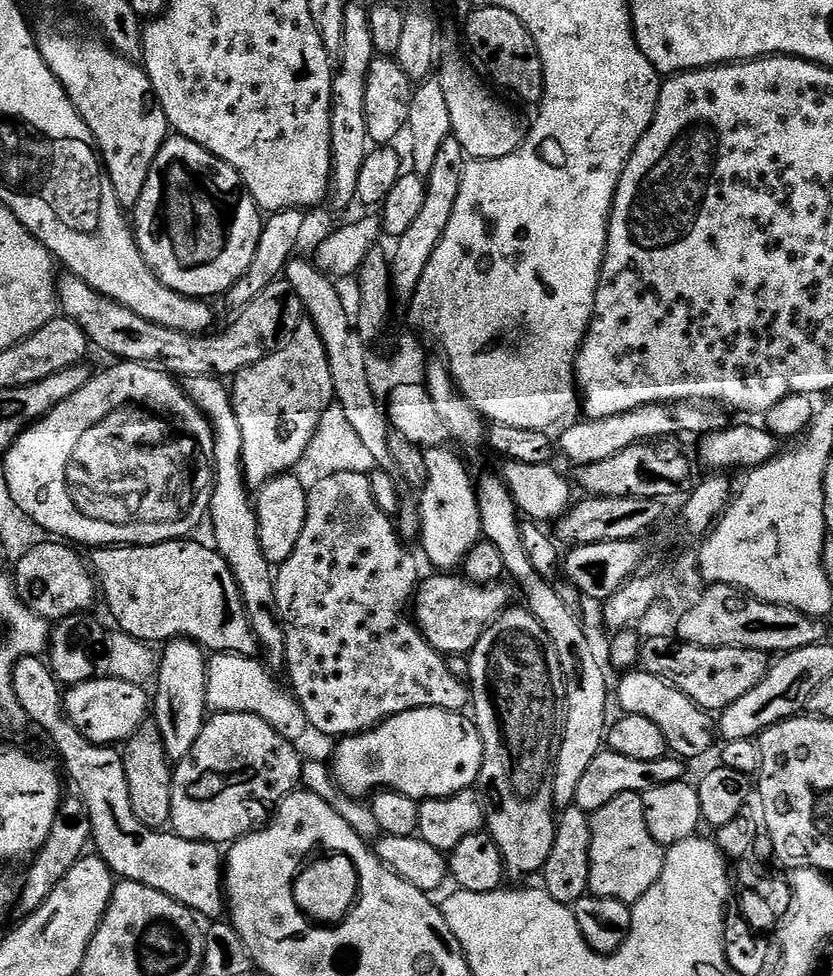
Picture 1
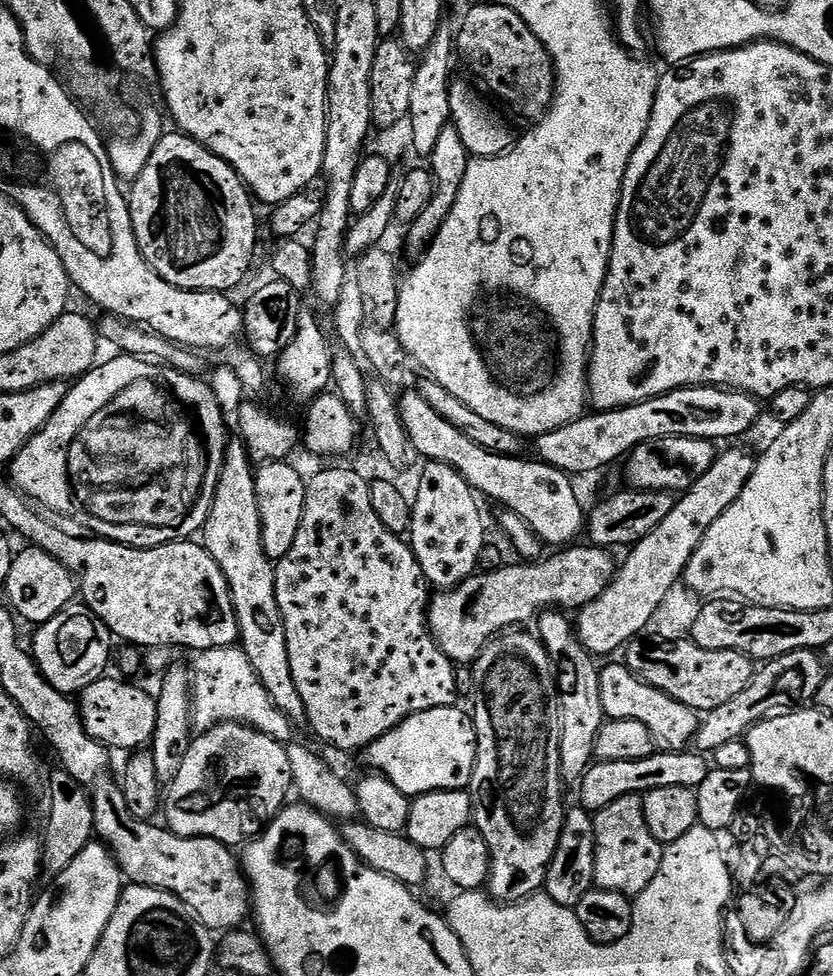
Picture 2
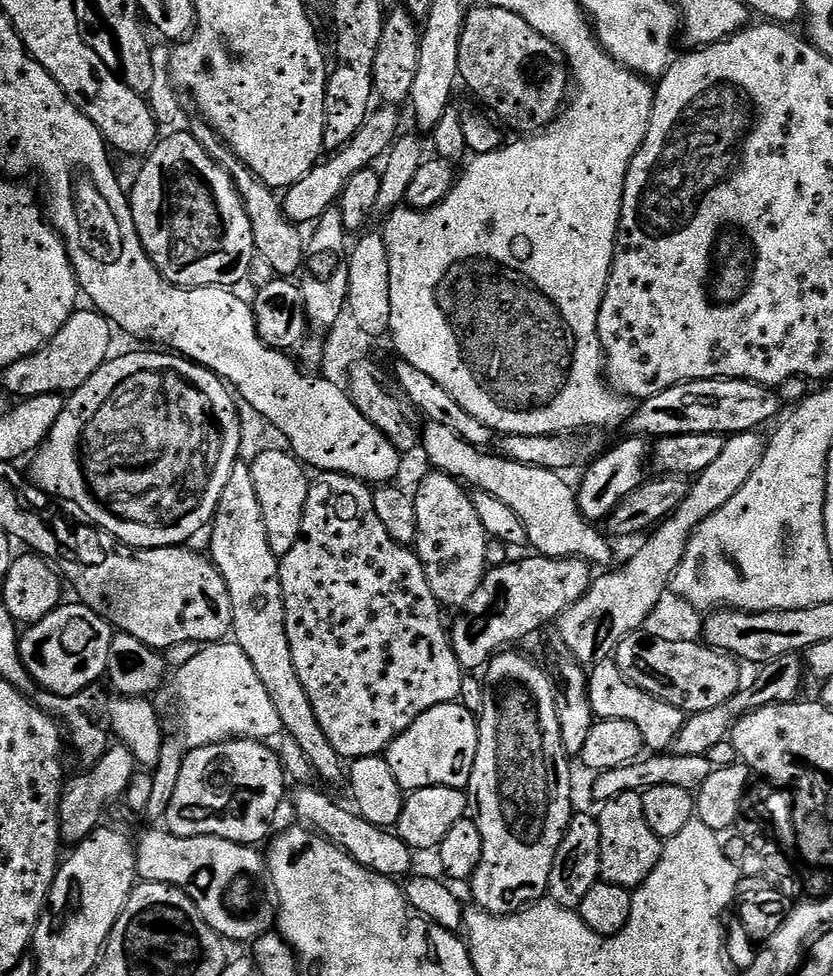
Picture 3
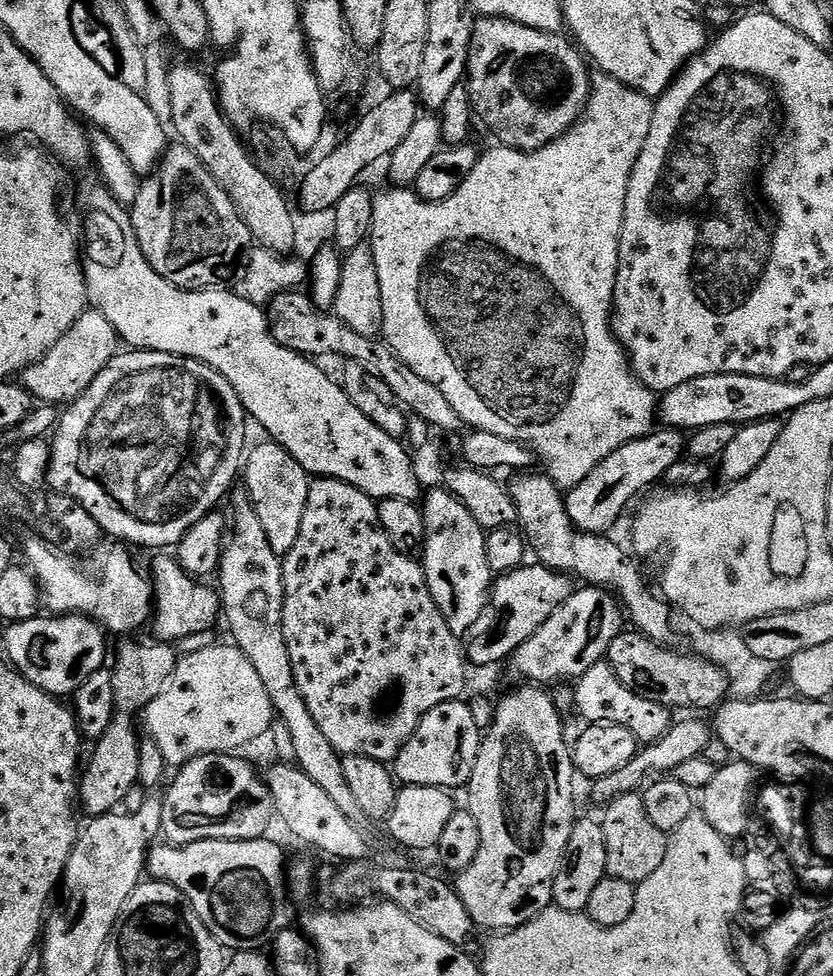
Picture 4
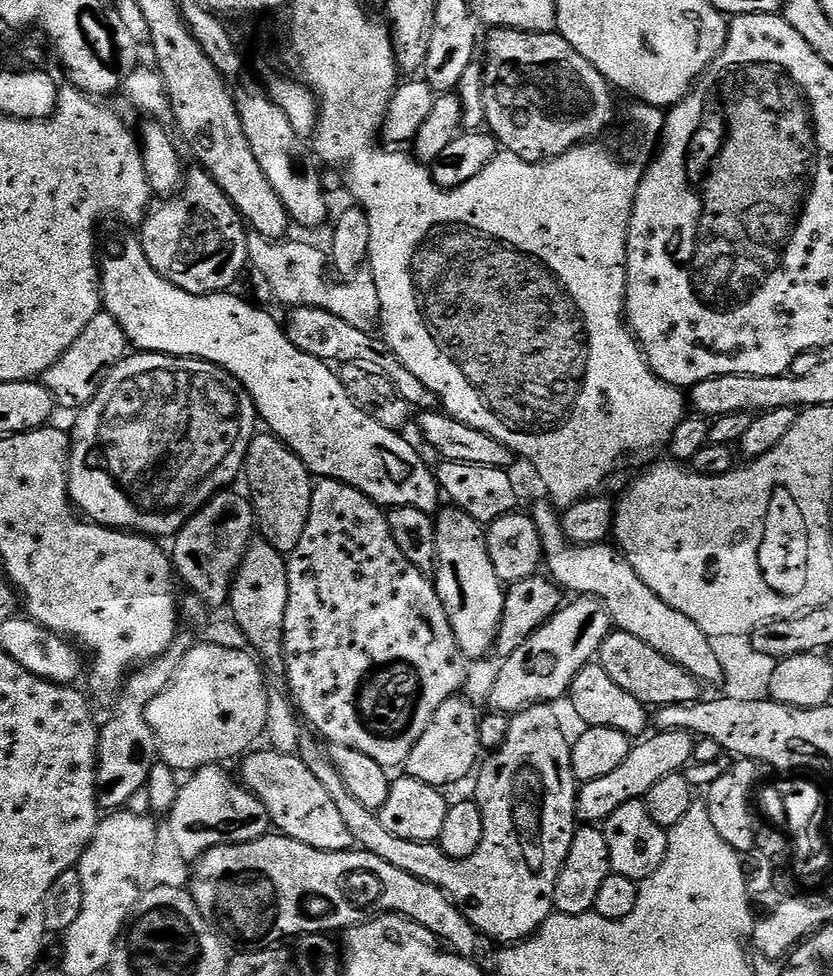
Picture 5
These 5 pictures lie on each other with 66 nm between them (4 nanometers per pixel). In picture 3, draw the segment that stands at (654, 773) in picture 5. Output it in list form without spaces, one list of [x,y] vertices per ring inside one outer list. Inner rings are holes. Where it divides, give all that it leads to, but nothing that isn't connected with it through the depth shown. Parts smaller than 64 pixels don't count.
[[[796,654],[783,656],[763,665],[752,683],[741,687],[740,691],[734,694],[734,698],[722,702],[722,706],[714,706],[714,710],[691,713],[685,719],[684,726],[674,745],[675,755],[707,756],[710,750],[714,750],[714,746],[718,746],[718,742],[731,737],[733,726],[746,714],[757,712],[759,708],[765,708],[771,704],[791,704],[799,701],[804,676],[806,677],[805,661]]]

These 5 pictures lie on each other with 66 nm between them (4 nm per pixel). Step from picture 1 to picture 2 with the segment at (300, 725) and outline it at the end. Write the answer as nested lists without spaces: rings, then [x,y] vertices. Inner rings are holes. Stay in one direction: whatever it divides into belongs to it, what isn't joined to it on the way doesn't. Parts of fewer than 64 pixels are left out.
[[[243,647],[206,650],[196,660],[196,666],[192,668],[193,717],[199,731],[208,731],[219,724],[247,724],[249,728],[257,728],[262,734],[274,738],[279,744],[287,745],[293,739],[293,724],[286,718],[286,714],[282,714],[282,710],[278,710],[278,706],[274,706],[270,694],[266,694],[266,686],[262,686],[258,674],[254,674],[254,666],[250,666],[250,658],[246,658]]]

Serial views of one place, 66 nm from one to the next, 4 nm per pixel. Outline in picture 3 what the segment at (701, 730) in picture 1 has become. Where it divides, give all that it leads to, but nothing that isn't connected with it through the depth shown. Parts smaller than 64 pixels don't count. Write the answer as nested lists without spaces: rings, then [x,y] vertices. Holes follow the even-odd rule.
[[[612,658],[591,665],[588,672],[588,697],[596,720],[619,718],[621,722],[634,722],[634,726],[638,726],[642,733],[645,749],[652,754],[667,753],[675,745],[686,719],[686,714],[678,710],[678,706],[670,706],[670,702],[662,702],[662,698],[646,694],[646,690],[638,690],[638,686],[631,684],[622,670],[618,670]]]

